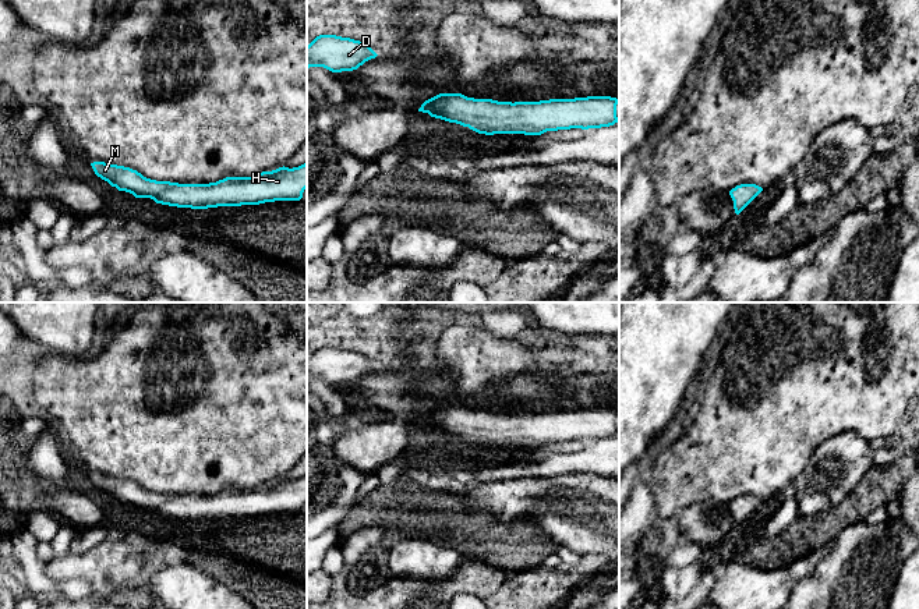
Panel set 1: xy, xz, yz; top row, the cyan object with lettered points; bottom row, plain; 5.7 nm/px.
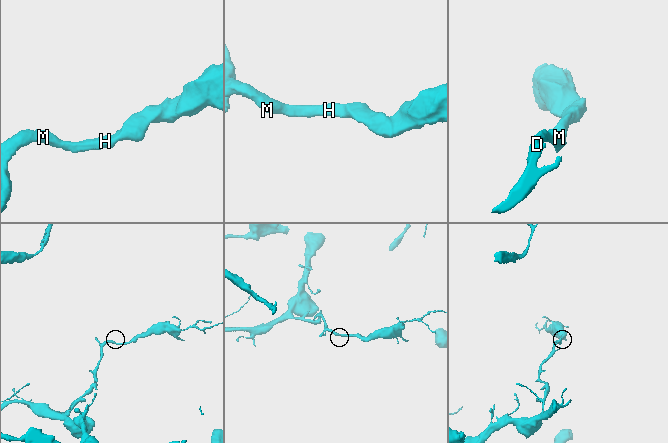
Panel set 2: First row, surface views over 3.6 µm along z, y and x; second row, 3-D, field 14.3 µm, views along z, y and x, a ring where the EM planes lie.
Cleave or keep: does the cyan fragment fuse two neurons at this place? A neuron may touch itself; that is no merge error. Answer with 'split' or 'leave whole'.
leave whole

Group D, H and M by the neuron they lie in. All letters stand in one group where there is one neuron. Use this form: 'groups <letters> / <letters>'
groups D H M

